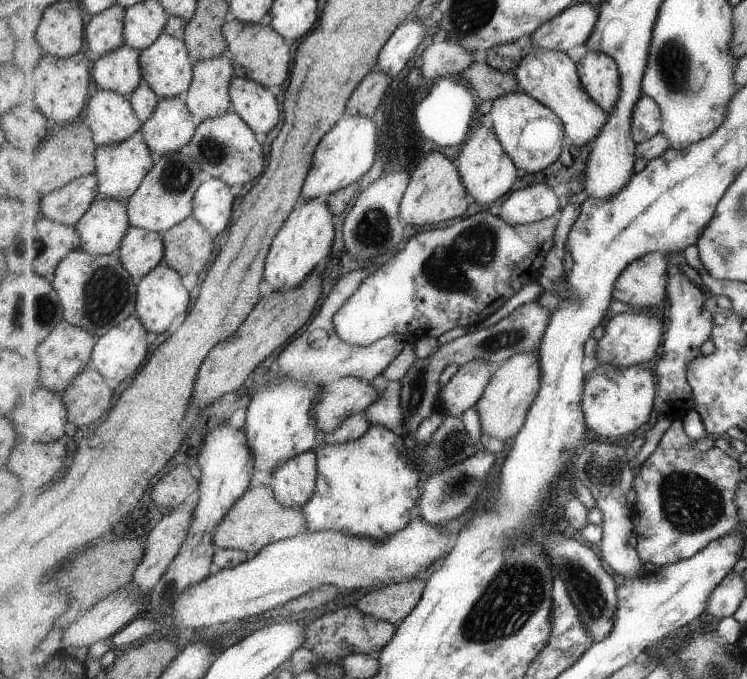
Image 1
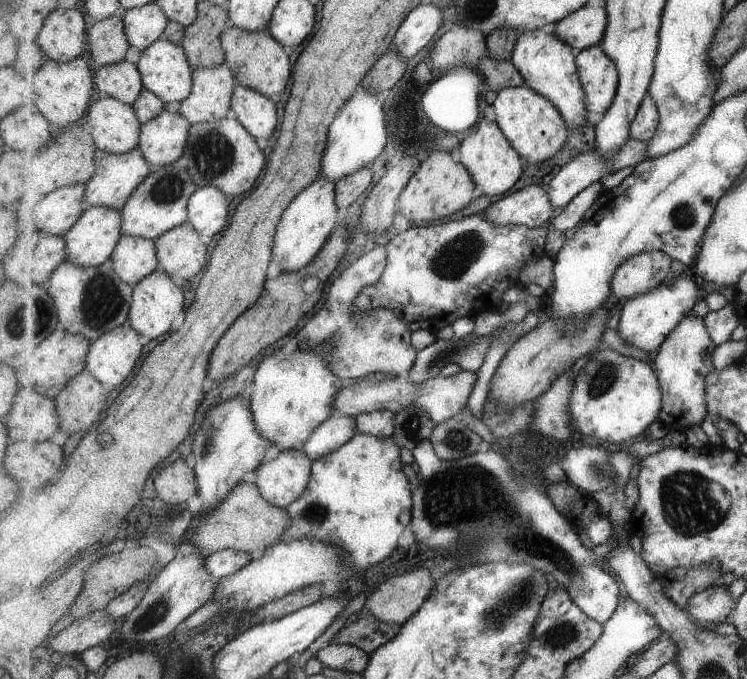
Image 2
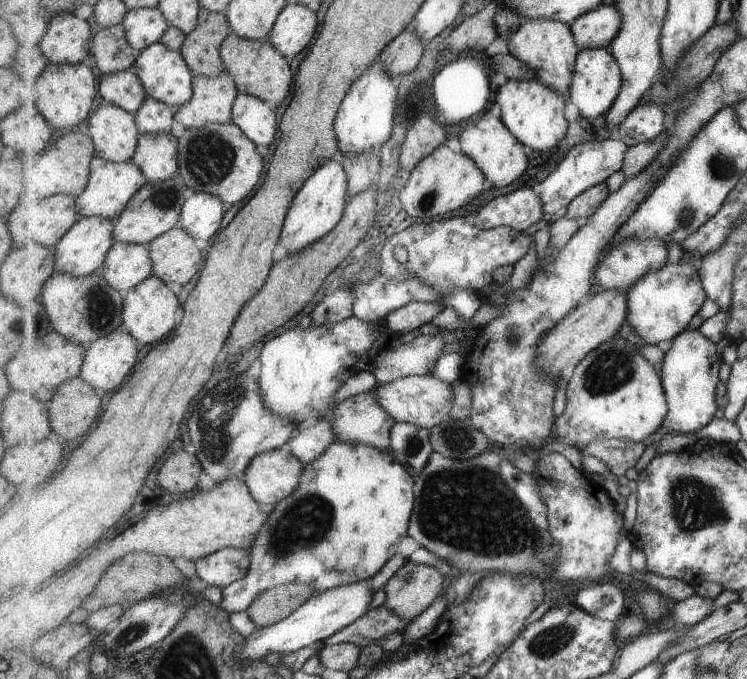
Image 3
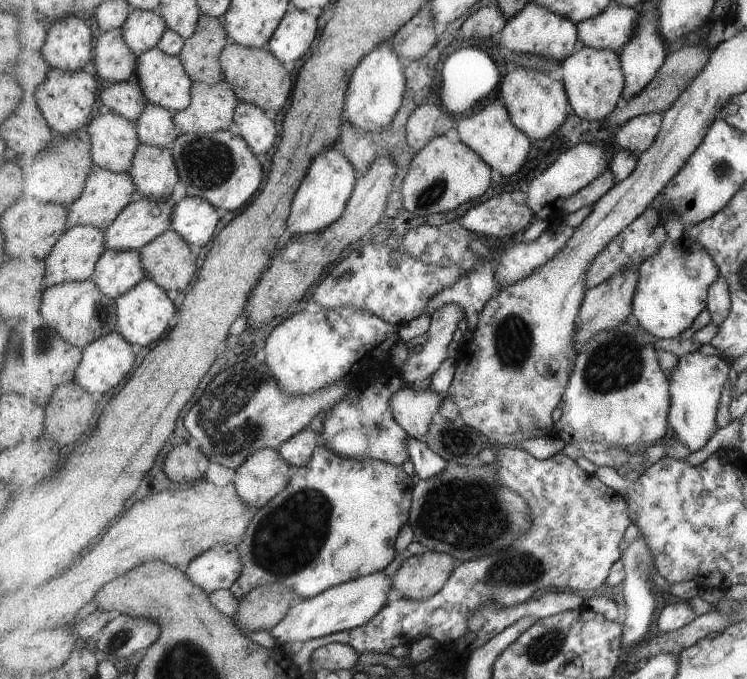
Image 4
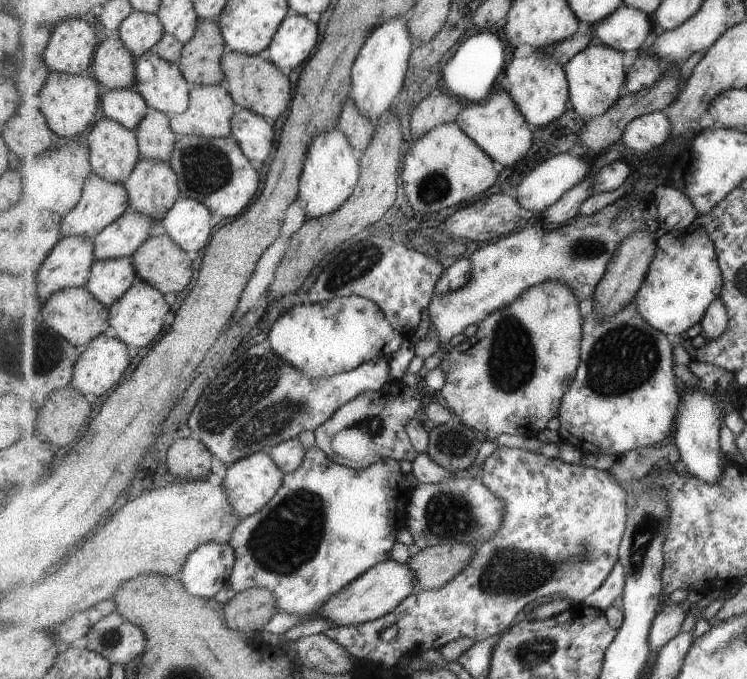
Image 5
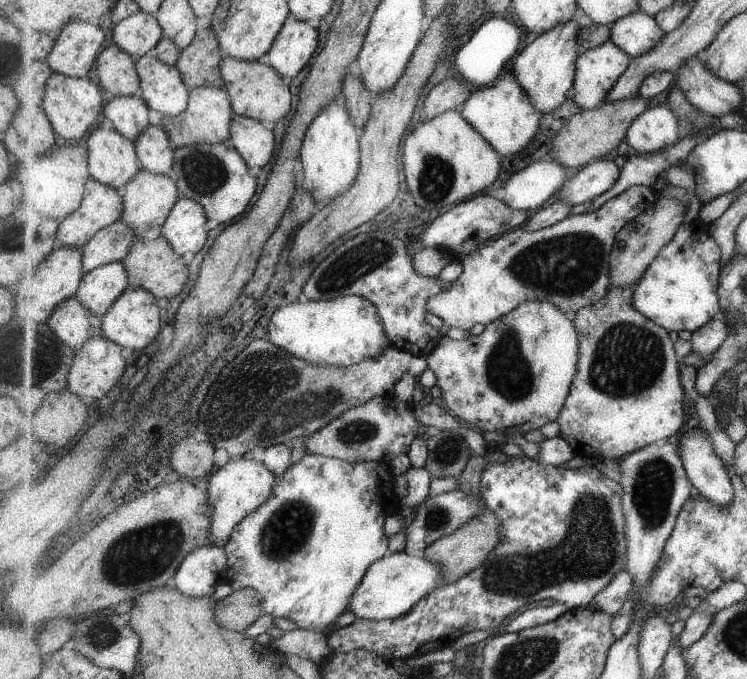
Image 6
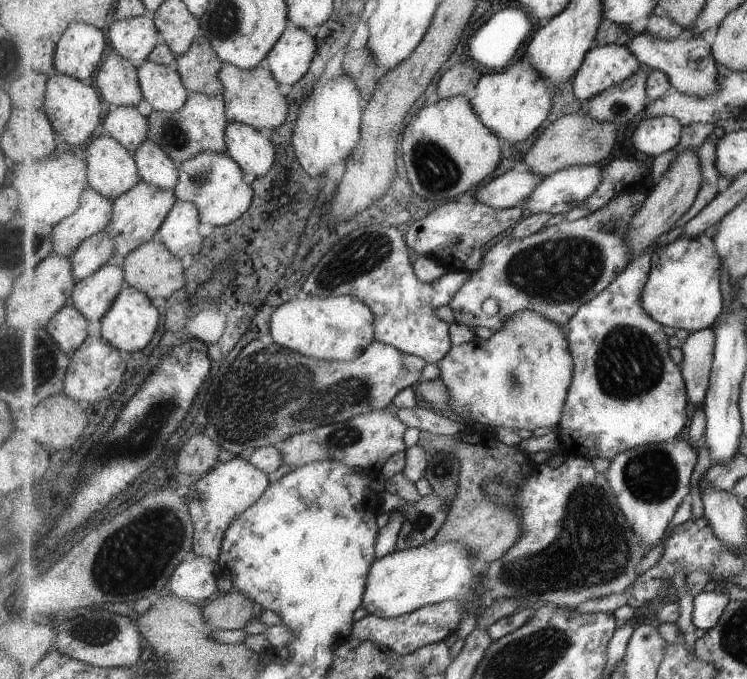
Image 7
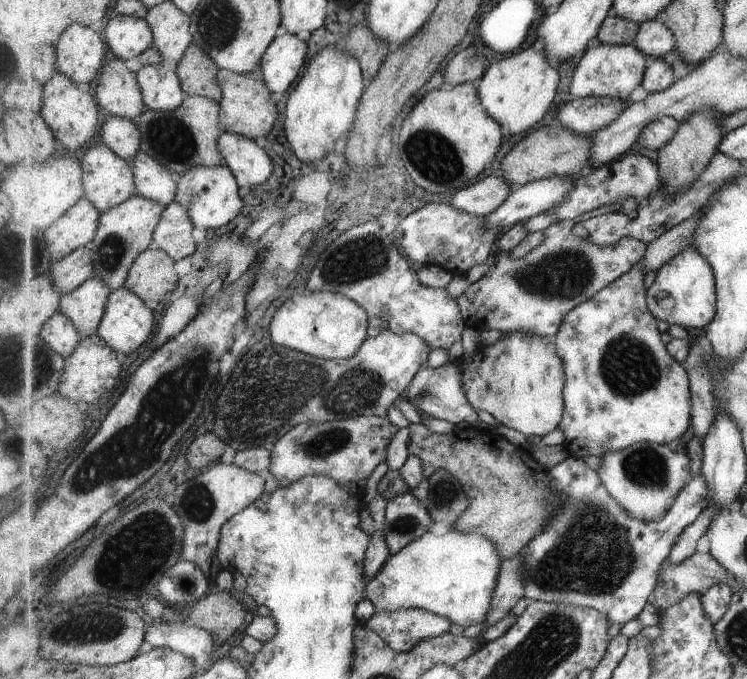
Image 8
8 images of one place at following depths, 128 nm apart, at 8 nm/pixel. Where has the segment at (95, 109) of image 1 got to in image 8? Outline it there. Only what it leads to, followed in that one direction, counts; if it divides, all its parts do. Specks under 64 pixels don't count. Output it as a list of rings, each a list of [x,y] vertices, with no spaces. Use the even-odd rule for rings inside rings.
[[[103,144],[84,150],[81,162],[84,169],[85,198],[99,210],[99,213],[103,214],[111,211],[113,208],[124,204],[127,200],[133,199],[133,196],[138,196],[131,164],[122,160],[113,150]]]

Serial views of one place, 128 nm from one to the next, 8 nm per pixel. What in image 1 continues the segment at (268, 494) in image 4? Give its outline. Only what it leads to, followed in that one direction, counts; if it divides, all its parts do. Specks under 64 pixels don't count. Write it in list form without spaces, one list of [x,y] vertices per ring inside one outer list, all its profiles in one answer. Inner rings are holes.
[[[309,451],[305,454],[299,454],[285,464],[277,466],[269,475],[272,482],[269,484],[277,496],[277,502],[295,509],[303,508],[315,494],[317,488],[317,455]]]

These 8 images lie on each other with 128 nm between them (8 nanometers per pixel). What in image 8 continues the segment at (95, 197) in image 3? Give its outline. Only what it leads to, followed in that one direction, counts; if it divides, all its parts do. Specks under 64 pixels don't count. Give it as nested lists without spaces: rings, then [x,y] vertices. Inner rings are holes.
[[[87,198],[61,216],[57,223],[44,232],[44,240],[53,261],[61,261],[79,248],[89,246],[100,228],[101,216]]]

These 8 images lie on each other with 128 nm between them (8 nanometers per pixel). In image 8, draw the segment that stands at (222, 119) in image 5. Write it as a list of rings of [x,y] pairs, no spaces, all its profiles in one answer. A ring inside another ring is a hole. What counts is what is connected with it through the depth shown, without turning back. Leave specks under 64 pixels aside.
[[[189,95],[184,104],[172,112],[155,115],[153,111],[146,109],[136,121],[136,126],[140,129],[142,139],[140,151],[155,157],[178,178],[194,167],[217,167],[226,164],[218,148],[218,140],[225,130],[220,122],[220,104],[215,100]]]

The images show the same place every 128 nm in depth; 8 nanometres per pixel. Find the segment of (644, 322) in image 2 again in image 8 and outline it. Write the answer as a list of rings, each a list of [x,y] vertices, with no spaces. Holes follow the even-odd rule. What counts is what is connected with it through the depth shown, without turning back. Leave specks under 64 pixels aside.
[[[692,246],[676,255],[658,271],[654,283],[648,288],[648,308],[658,319],[670,325],[702,330],[709,327],[718,312],[716,276],[709,262]]]

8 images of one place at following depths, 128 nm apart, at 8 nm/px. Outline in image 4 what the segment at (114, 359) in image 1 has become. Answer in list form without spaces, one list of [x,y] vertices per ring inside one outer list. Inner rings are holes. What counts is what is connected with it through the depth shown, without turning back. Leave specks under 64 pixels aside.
[[[116,331],[83,348],[75,382],[89,393],[107,394],[117,388],[135,366],[135,346]]]

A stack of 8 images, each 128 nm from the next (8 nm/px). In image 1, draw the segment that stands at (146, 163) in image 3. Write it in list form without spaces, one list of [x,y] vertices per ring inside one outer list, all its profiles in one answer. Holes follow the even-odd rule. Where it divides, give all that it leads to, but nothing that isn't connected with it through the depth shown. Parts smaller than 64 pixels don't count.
[[[179,96],[160,98],[153,116],[143,122],[141,132],[151,152],[165,156],[187,147],[197,127],[198,121]]]

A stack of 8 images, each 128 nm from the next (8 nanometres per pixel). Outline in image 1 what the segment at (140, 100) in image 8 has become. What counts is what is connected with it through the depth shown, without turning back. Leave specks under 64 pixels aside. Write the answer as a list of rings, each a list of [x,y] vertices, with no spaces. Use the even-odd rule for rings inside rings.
[[[119,4],[105,9],[101,14],[89,16],[85,28],[88,58],[97,59],[125,46],[124,24],[126,9]]]

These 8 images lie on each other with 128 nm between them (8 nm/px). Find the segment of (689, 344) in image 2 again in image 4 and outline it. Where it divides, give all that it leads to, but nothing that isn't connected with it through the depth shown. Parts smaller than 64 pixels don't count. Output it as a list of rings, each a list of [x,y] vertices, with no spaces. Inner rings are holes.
[[[695,351],[679,358],[677,366],[669,371],[672,380],[672,408],[669,414],[669,427],[693,453],[707,446],[707,442],[719,430],[717,412],[721,409],[721,396],[729,380],[731,366],[718,356],[703,356]]]

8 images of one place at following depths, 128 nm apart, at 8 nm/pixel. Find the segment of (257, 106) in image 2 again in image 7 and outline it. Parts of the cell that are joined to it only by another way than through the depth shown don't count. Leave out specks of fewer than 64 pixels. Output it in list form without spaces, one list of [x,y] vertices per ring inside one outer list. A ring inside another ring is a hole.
[[[230,123],[226,132],[229,156],[240,165],[244,174],[265,176],[275,164],[277,148],[255,128],[245,124]]]

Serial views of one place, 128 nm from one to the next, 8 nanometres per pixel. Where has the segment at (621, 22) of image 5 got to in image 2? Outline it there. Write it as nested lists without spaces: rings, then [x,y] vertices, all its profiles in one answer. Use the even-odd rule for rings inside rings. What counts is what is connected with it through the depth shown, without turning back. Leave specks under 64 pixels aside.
[[[584,6],[549,28],[555,38],[571,46],[578,54],[585,48],[595,46],[603,40],[609,26],[609,12],[604,6]]]

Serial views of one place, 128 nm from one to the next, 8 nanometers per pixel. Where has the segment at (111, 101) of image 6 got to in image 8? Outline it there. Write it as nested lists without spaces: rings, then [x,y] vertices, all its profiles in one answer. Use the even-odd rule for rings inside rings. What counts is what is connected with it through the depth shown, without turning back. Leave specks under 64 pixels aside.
[[[107,117],[101,130],[101,141],[105,147],[113,150],[122,160],[132,164],[140,154],[140,129],[130,119]]]

